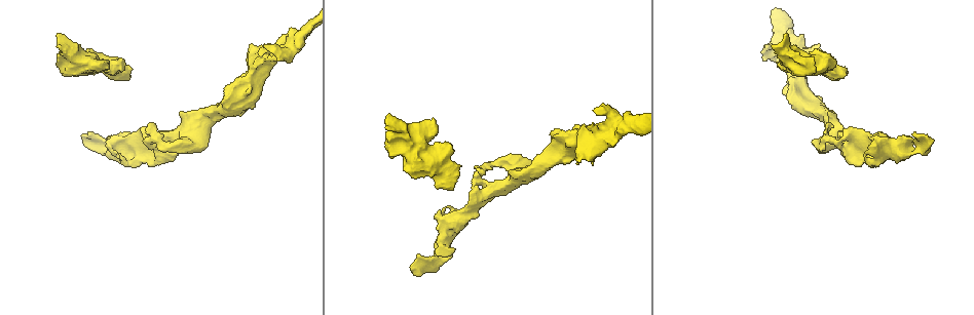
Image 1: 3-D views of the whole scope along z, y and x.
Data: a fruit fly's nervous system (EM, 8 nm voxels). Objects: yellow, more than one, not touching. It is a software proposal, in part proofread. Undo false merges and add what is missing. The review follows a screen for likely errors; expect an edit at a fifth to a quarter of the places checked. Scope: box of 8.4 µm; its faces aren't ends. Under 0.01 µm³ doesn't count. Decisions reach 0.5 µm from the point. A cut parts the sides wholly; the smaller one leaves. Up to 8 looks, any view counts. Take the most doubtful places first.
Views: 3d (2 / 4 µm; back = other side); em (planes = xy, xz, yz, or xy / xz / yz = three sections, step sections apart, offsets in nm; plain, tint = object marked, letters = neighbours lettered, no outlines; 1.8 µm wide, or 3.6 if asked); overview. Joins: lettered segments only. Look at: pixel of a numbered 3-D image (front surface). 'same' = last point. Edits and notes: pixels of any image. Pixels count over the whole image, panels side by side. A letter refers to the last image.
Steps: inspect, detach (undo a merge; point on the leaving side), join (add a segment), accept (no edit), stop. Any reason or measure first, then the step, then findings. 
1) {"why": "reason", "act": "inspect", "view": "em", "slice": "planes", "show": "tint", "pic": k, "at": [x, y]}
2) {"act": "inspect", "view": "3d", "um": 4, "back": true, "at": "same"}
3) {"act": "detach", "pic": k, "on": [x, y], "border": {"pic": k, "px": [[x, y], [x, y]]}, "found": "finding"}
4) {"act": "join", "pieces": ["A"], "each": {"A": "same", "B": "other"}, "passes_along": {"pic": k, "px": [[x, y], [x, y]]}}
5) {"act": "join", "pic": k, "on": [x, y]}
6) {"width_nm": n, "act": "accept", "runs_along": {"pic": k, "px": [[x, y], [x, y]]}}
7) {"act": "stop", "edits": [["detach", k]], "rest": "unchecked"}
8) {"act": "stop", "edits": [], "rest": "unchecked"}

{"why": "free end", "act": "inspect", "view": "3d", "um": 2, "pic": 1, "at": [432, 120]}

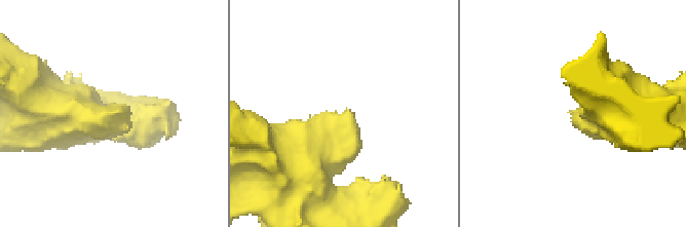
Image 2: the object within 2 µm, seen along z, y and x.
{"why": "now the EM", "act": "inspect", "view": "em", "slice": "planes", "show": "letters", "pic": 2, "at": [116, 113]}

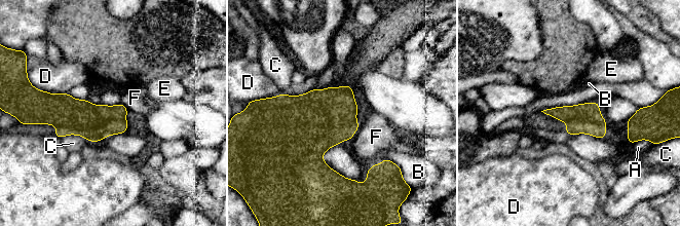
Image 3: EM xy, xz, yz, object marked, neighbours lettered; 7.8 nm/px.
{"width_nm": 240, "act": "accept", "each": {"A": "other", "B": "other", "C": "other", "D": "other", "E": "other", "F": "other"}, "found": "no lettered segment goes on from it"}

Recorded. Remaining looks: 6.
{"why": "a fork", "act": "inspect", "view": "3d", "um": 2, "pic": 1, "at": [122, 147]}

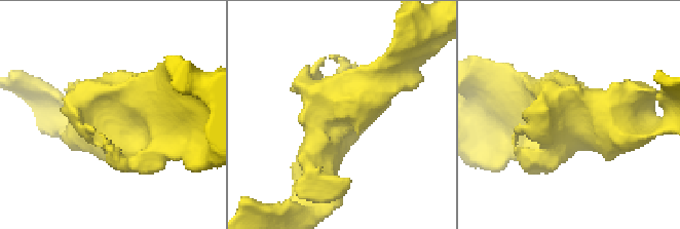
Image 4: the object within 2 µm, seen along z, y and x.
{"why": "now the EM", "act": "inspect", "view": "em", "slice": "xz", "step": 8, "show": "tint", "pic": 4, "at": [572, 117]}

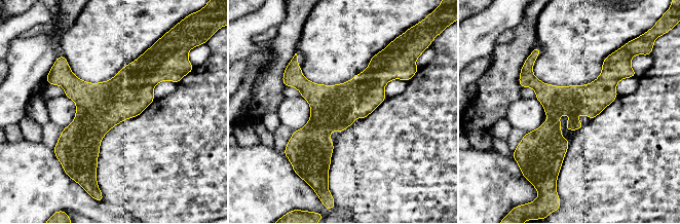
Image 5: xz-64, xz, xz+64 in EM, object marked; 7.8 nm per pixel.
{"why": "see the neighbours", "act": "inspect", "view": "em", "slice": "xz", "step": 8, "show": "letters", "at": "same"}

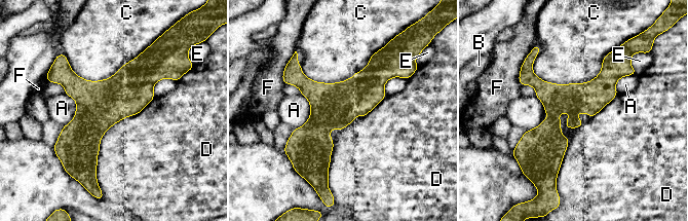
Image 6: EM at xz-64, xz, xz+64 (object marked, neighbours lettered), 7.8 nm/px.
{"longest_contact_nm": ["D", 800], "act": "accept", "each": {"A": "other", "B": "other", "C": "other", "D": "other", "E": "other", "F": "other"}, "runs_along": {"pic": 6, "px": [[378, 57], [321, 126], [321, 164]]}, "found": "continuous, no second neuron"}

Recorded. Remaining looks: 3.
{"act": "stop", "edits": [], "rest": "unchecked"}

